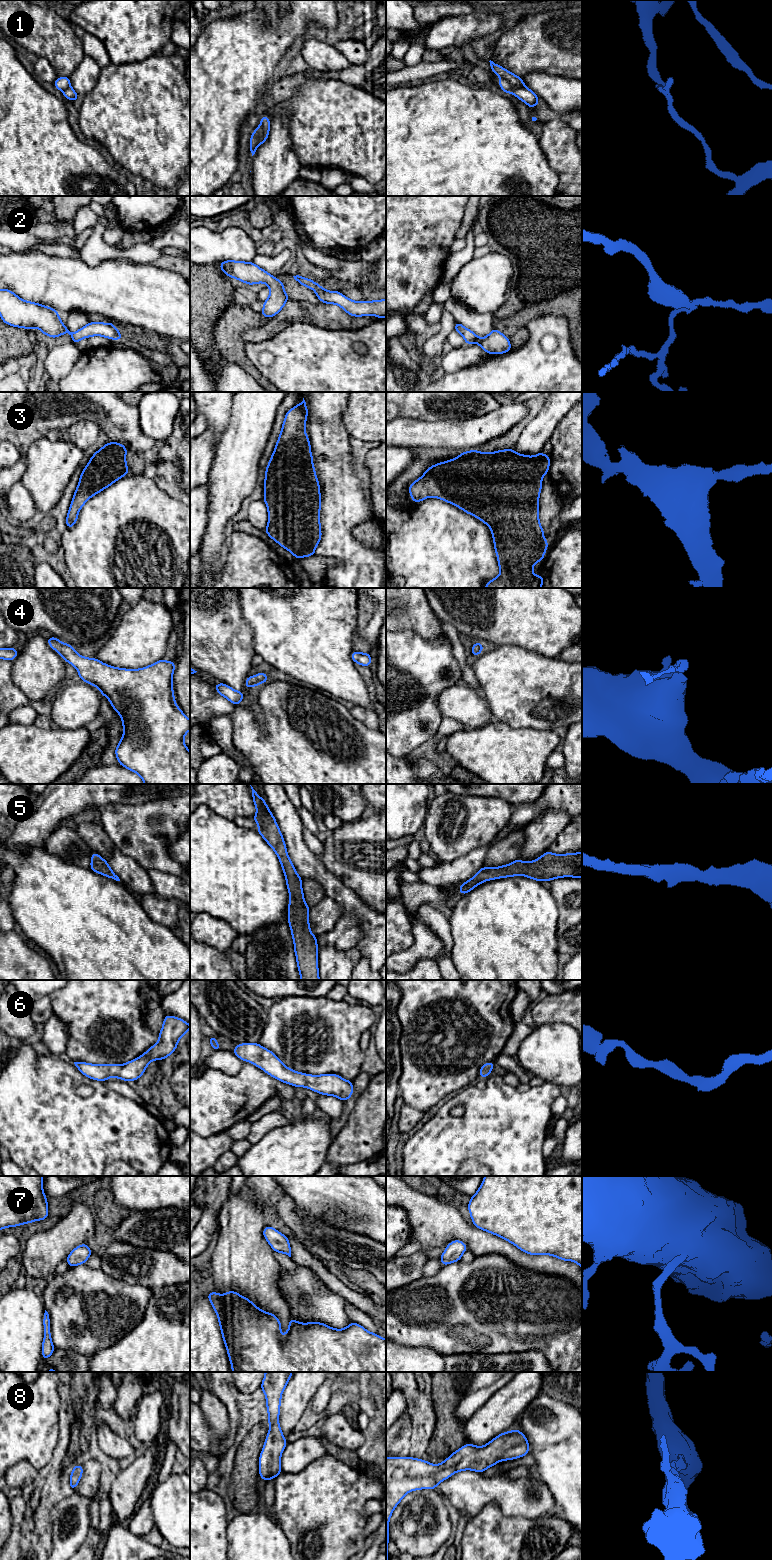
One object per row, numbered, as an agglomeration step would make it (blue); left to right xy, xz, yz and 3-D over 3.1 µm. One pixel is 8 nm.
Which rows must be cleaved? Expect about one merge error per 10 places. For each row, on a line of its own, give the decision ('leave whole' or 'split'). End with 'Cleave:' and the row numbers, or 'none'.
1: split
2: leave whole
3: leave whole
4: leave whole
5: leave whole
6: leave whole
7: leave whole
8: leave whole
Cleave: 1

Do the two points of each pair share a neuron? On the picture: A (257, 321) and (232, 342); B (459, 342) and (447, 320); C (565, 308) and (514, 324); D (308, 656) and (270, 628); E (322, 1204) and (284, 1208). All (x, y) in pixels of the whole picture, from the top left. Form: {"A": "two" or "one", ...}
{"A": "one", "B": "two", "C": "one", "D": "one", "E": "two"}

